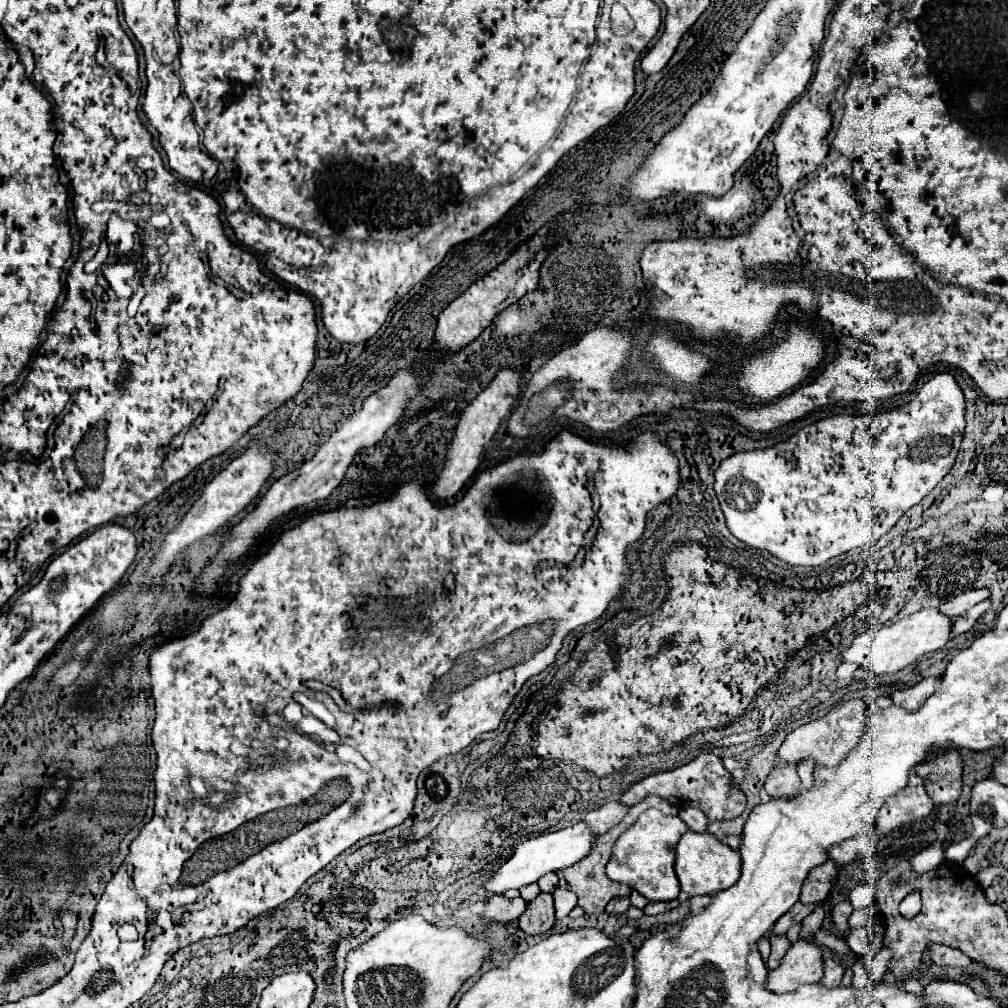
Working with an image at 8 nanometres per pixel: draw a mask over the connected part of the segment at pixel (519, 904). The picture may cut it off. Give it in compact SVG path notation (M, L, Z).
M491 895L483 915L495 919L497 923L507 923L507 921L517 921L517 917L523 911L525 911L525 899L521 899L521 897L507 899L503 895Z

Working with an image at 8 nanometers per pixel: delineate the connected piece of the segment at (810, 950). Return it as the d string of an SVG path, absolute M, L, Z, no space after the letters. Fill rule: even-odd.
M797 941L791 945L781 965L769 971L767 989L773 993L791 993L807 983L817 983L823 977L821 949L811 941Z

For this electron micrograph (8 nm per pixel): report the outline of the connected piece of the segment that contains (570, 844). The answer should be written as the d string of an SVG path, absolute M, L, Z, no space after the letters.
M575 823L575 825L559 829L555 833L547 833L541 837L533 837L529 841L523 841L517 847L517 851L513 853L513 857L501 865L501 869L491 877L491 881L485 883L485 889L489 893L501 893L507 889L519 889L529 883L535 883L545 873L561 871L561 869L571 867L573 863L581 861L583 857L587 857L589 849L593 849L593 841L597 841L597 835L585 823Z

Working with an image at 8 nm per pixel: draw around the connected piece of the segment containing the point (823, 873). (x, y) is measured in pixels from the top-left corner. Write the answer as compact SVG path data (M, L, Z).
M825 861L825 865L819 865L817 869L813 869L813 873L809 873L809 877L803 881L803 889L801 889L801 903L817 903L817 901L825 901L835 875L837 875L837 865L833 861Z

